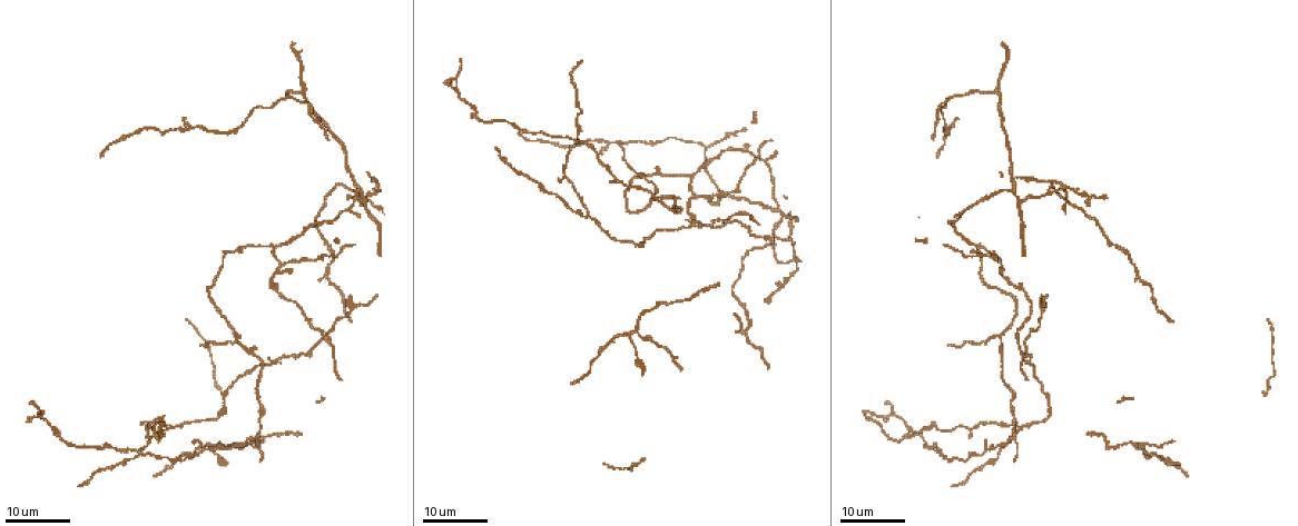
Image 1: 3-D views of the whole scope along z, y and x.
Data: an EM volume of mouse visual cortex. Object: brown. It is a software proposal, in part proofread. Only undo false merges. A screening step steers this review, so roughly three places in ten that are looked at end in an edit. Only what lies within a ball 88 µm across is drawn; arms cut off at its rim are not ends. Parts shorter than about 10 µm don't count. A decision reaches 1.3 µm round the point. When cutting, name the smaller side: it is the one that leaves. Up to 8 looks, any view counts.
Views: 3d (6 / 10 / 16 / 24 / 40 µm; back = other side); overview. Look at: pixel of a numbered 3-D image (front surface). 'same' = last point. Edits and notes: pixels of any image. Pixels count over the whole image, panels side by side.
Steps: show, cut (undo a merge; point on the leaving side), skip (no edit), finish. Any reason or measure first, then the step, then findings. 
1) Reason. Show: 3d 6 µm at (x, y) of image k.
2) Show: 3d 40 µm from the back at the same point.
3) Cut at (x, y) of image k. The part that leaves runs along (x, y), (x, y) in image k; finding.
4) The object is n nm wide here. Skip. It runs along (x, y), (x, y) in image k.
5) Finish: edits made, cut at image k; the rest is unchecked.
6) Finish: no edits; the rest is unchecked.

Show: 3d 16 µm at (1020, 428) of image 1.

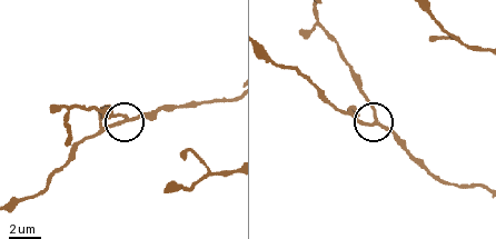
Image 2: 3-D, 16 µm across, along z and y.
Show: 3d 6 µm at (125, 120) of image 2.

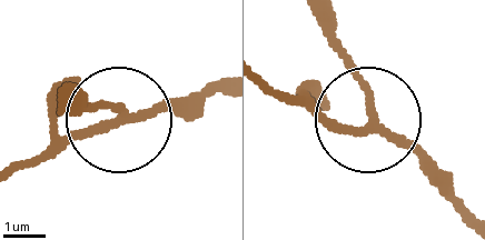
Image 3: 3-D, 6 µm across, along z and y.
The object is 180 nm wide here. Skip. It runs along (220, 81), (19, 162) in image 3; all the same cell.

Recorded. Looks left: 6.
Thick turns thin. Show: 3d 16 µm at (148, 423) of image 1.

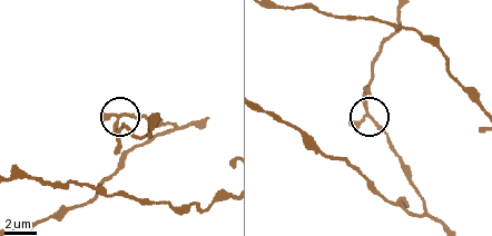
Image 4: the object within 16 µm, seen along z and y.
Zoom in. Show: 3d 10 µm at (369, 115) of image 4.

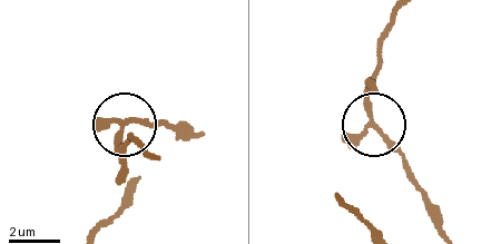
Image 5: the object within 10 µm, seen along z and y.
The object is 170 nm wide here. Skip. It runs along (442, 226), (403, 156), (372, 117), (370, 81) in image 5; one cell here.

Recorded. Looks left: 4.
Show: 3d 24 µm at (282, 263) of image 1.

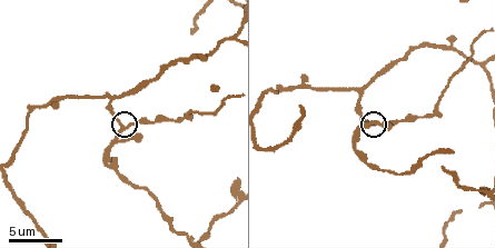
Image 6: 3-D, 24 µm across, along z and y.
Closer look. Show: 3d 10 µm at (120, 123) of image 6.

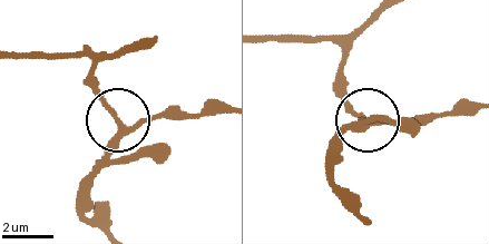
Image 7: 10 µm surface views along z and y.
3 arms meet here. Skip. It runs along (117, 124), (115, 145), (94, 168) in image 7; one cell here.

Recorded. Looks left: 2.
Side arm on a straight run. Show: 3d 10 µm at (440, 168) of image 6.

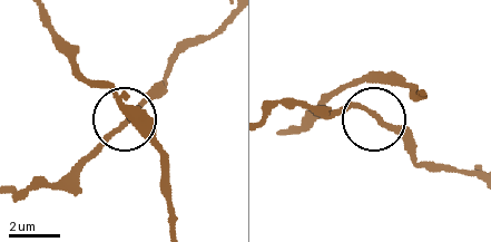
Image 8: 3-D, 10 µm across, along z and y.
Show: 3d 6 µm at (126, 124) of image 8.

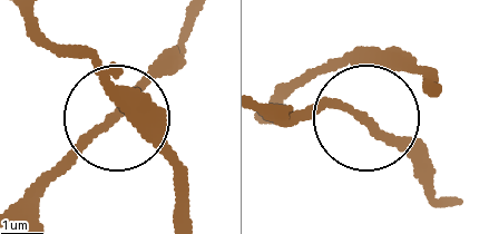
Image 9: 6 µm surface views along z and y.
3 arms meet here. Skip. It runs along (29, 16), (93, 69), (114, 116), (175, 51) in image 9; continuous, no second cell.

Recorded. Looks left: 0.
Finish: no edits; the rest is unchecked.

